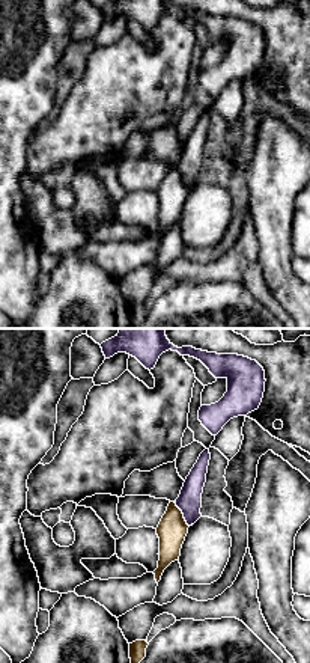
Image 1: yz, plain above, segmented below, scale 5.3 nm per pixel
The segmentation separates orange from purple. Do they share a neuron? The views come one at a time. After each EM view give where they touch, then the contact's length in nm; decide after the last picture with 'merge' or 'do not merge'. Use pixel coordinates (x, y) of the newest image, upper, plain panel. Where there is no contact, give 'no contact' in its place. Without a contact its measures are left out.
contact (182, 177); length 160 nm

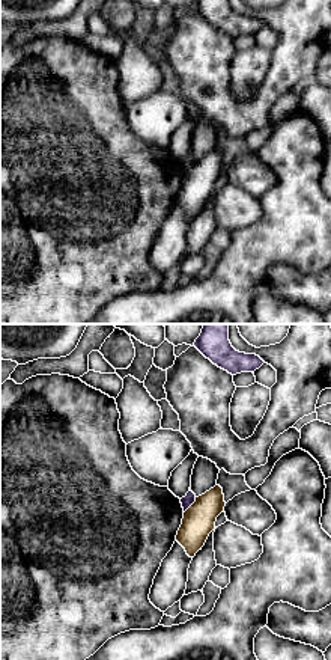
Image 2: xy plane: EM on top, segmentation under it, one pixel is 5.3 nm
contact (191, 168); length 110 nm

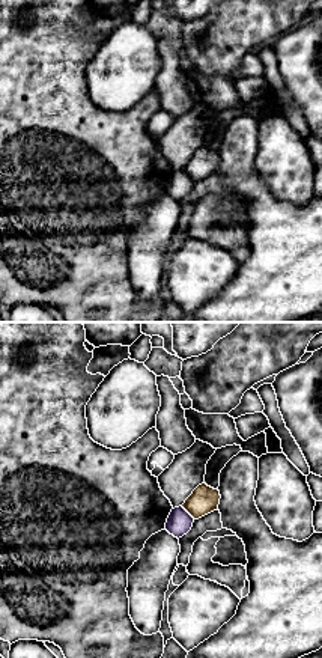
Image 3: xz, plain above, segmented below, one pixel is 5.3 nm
contact (188, 175); length 100 nm

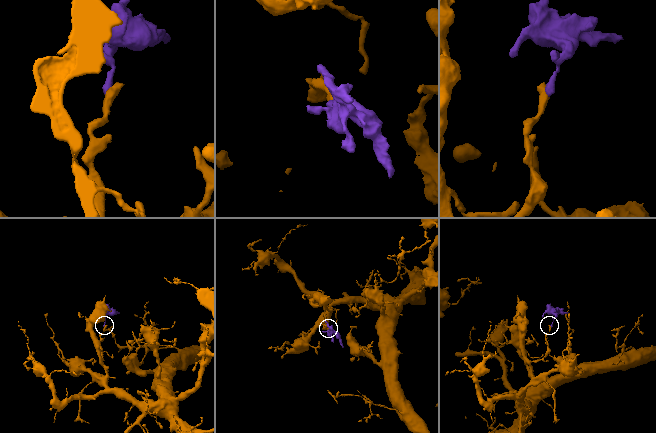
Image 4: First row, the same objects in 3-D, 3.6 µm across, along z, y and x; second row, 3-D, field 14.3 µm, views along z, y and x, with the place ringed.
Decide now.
do not merge

